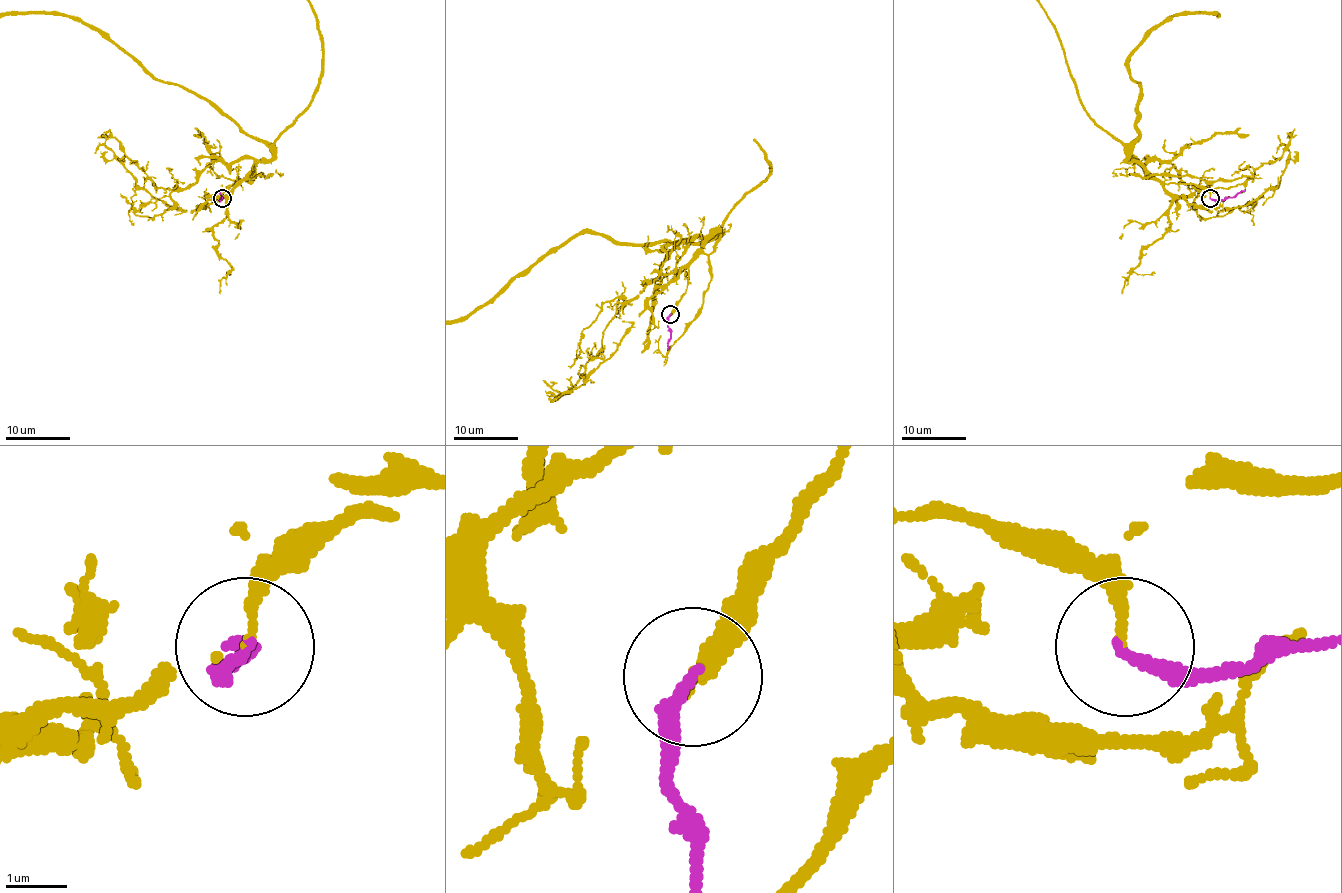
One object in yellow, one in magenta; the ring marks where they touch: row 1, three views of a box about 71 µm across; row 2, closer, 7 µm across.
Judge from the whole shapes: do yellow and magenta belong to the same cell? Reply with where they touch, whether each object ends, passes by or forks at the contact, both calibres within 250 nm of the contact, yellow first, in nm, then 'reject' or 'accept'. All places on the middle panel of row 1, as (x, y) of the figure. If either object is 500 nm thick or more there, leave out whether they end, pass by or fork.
at (670, 314); yellow ends there; magenta ends there; 160 nm thick on the yellow side, 240 nm on the other; accept

